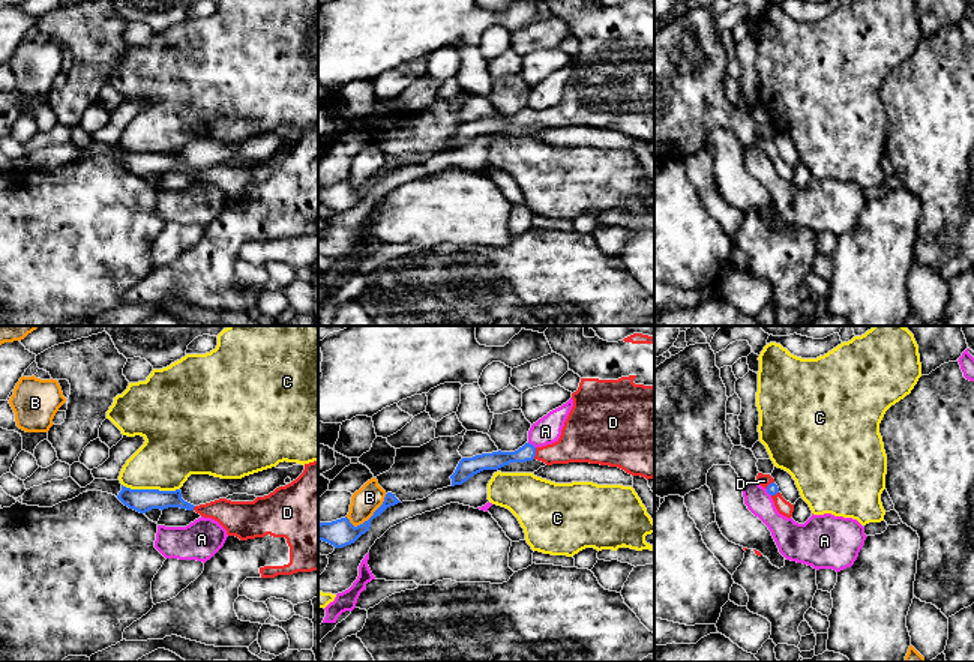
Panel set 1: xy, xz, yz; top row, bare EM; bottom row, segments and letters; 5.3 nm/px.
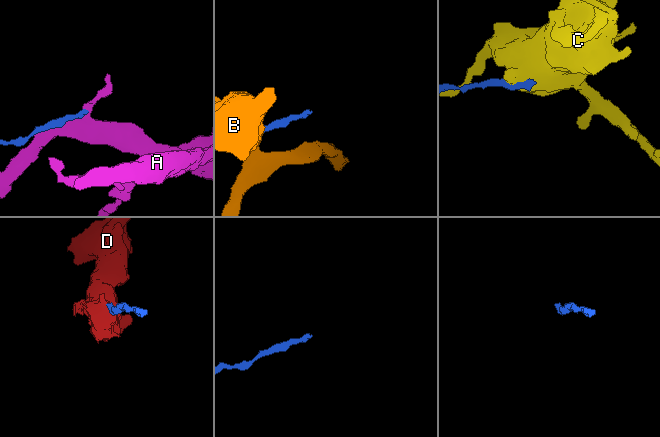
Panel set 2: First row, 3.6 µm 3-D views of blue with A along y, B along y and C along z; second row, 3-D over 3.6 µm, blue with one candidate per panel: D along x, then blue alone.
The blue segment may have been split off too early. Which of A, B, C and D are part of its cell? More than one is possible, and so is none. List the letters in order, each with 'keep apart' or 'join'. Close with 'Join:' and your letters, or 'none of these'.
A: keep apart
B: keep apart
C: keep apart
D: join
Join: D

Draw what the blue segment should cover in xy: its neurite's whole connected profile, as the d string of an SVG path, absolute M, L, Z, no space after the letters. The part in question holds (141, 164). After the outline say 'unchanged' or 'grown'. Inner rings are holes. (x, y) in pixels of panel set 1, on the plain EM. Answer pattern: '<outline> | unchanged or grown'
M318 125L305 128L303 137L285 150L276 152L254 165L219 162L194 170L182 162L182 155L131 153L122 149L117 162L140 177L152 173L180 171L195 174L218 185L227 194L224 210L204 227L203 237L176 261L153 269L123 296L126 305L164 303L177 299L215 311L249 311L258 302L263 288L242 285L234 266L246 242L275 242L297 236L318 234Z | grown

